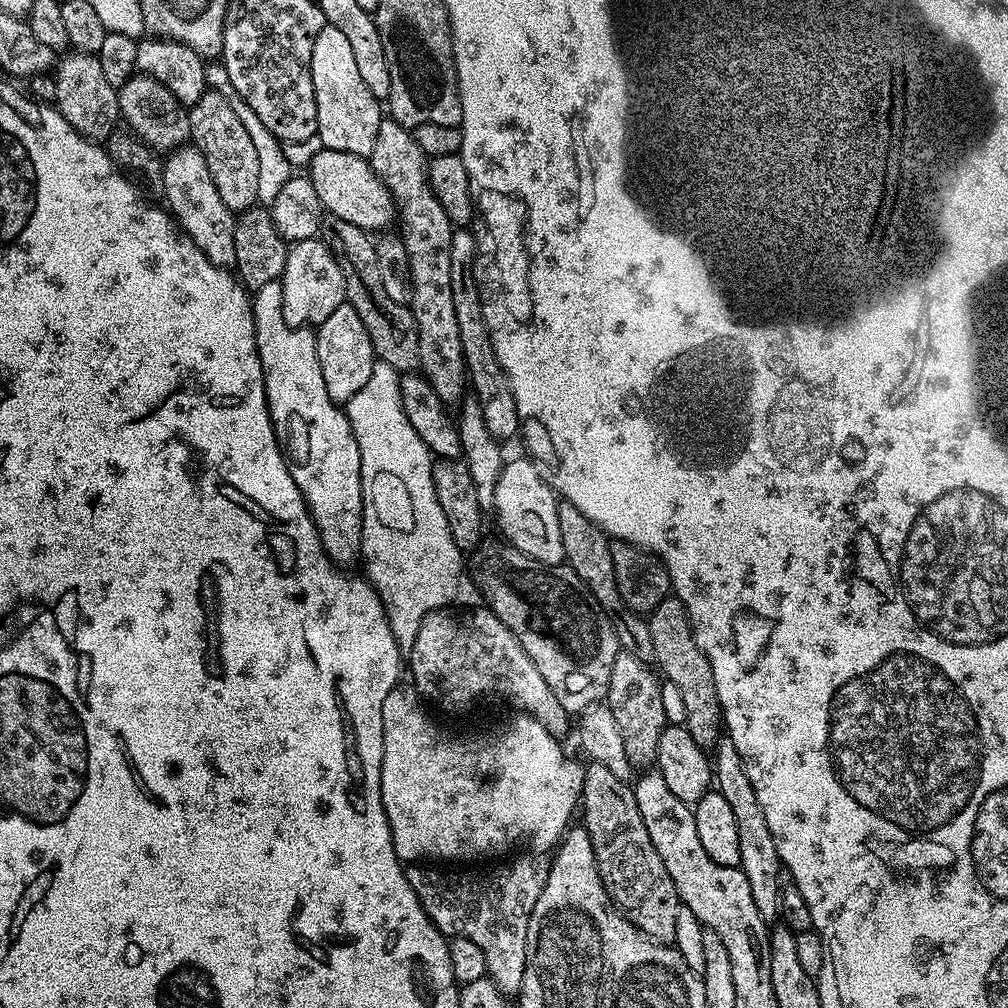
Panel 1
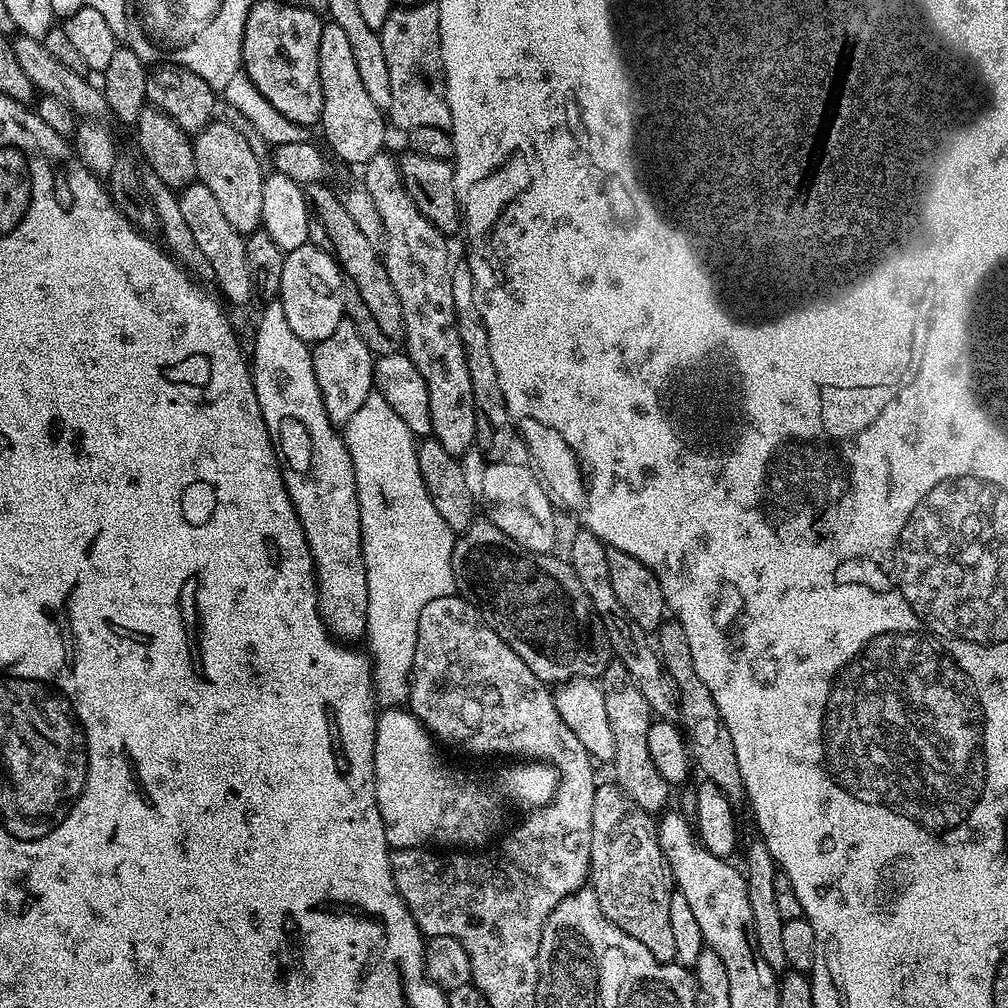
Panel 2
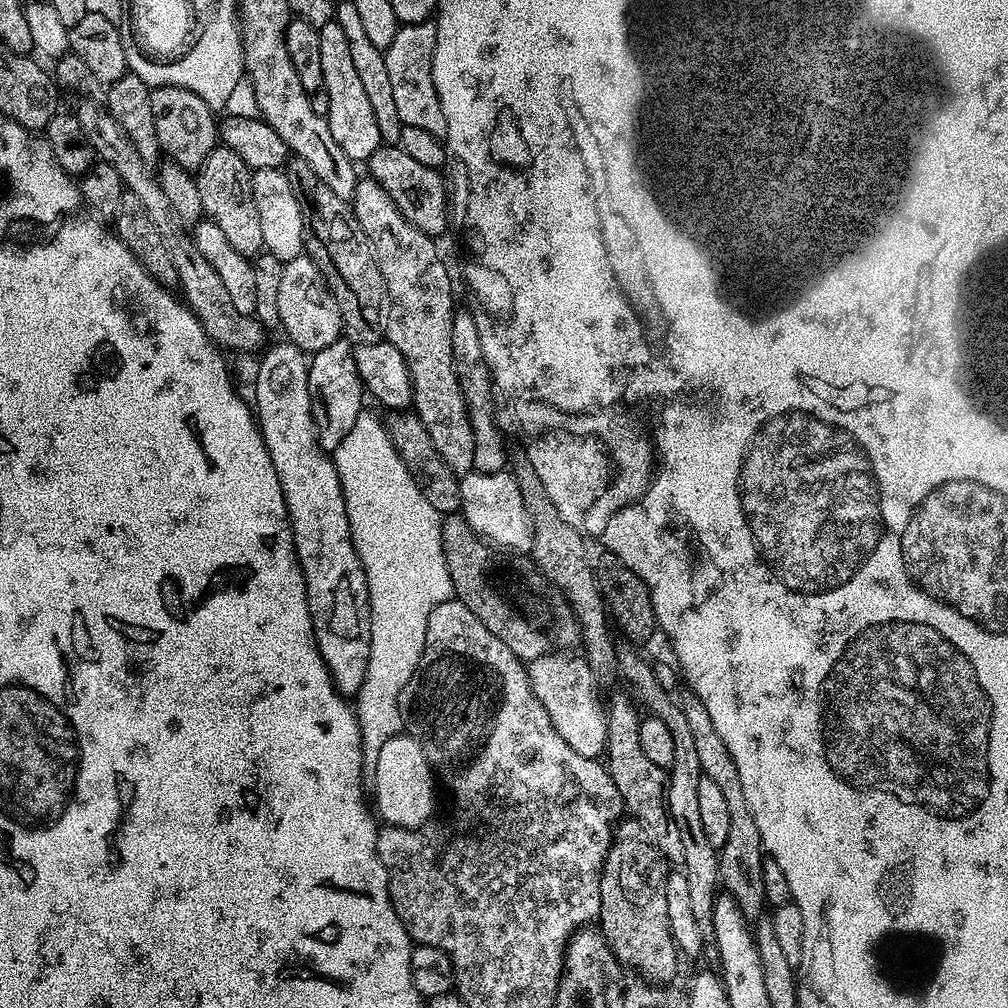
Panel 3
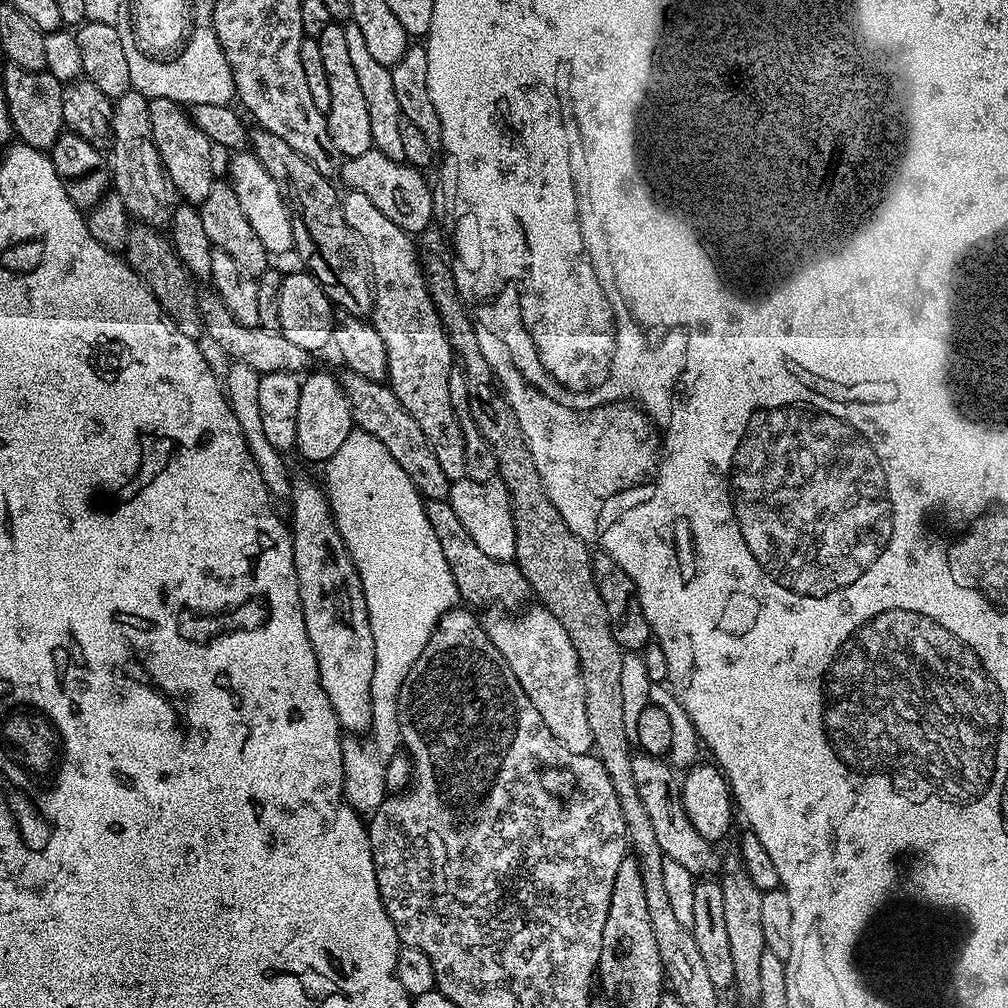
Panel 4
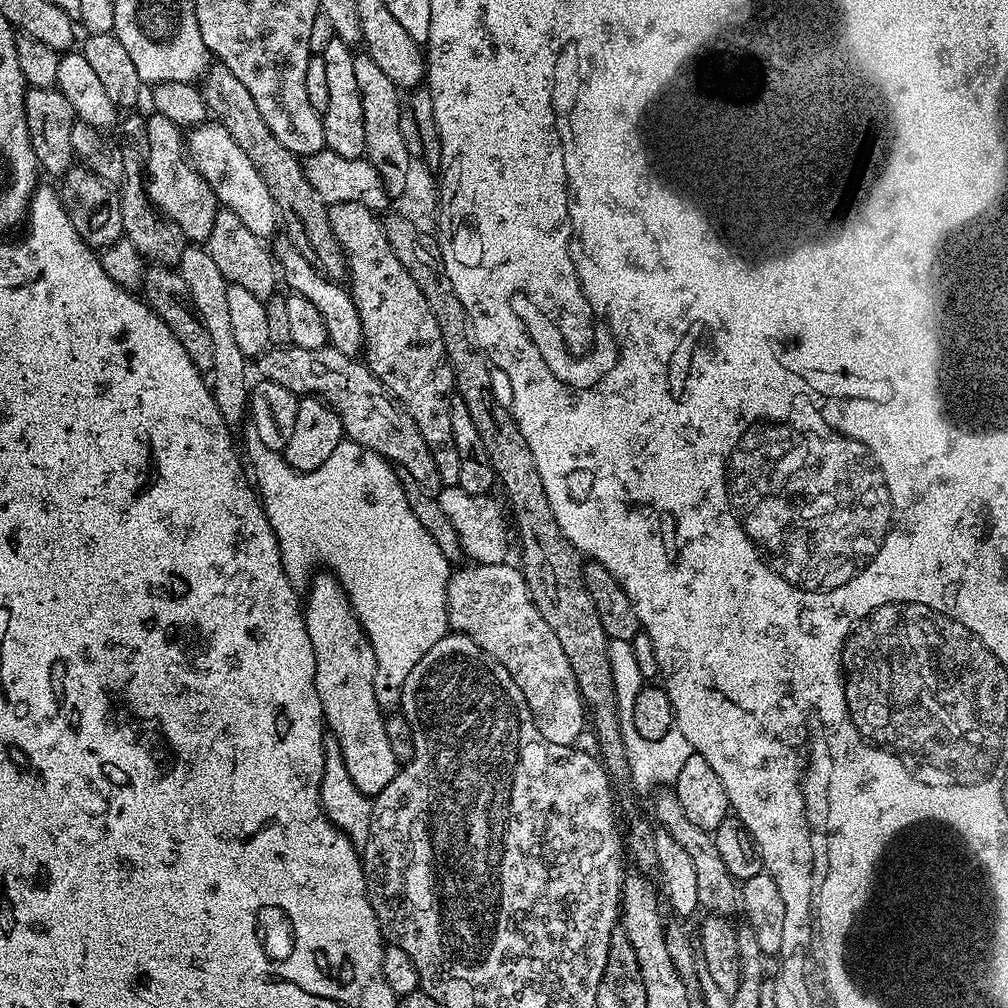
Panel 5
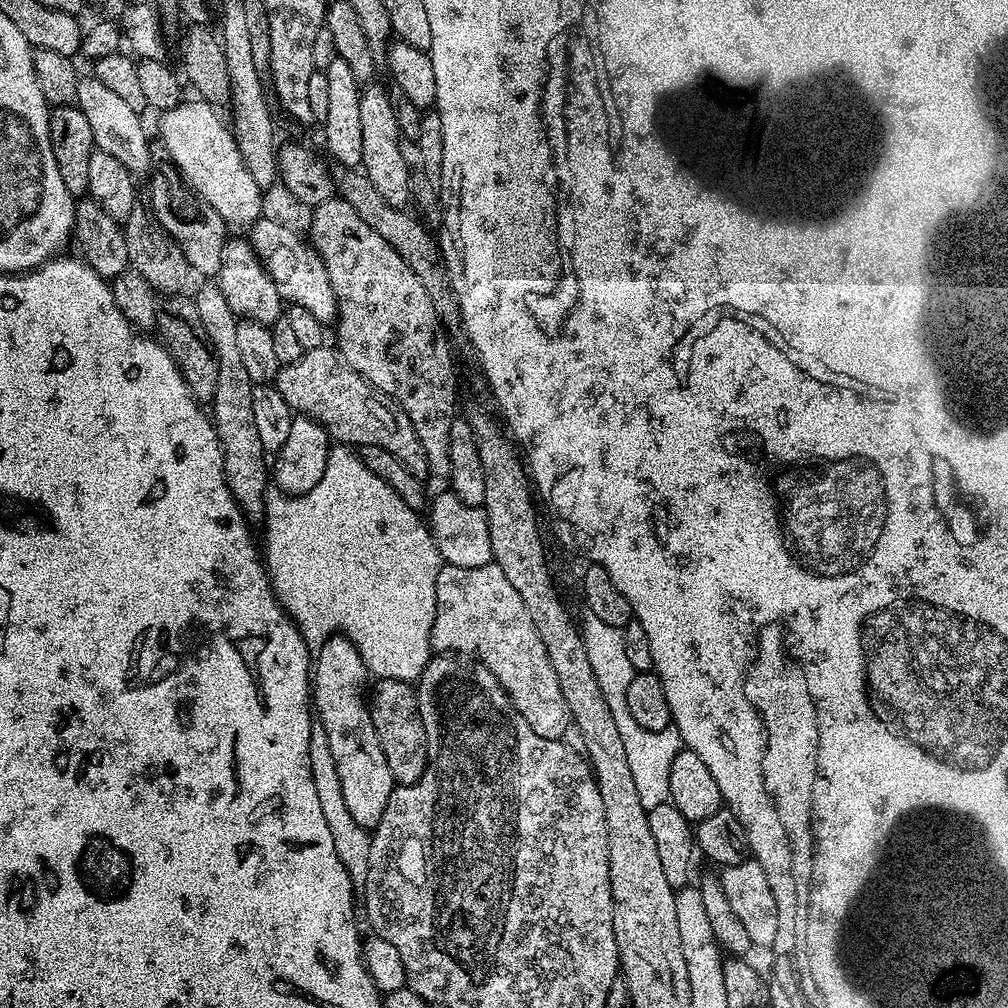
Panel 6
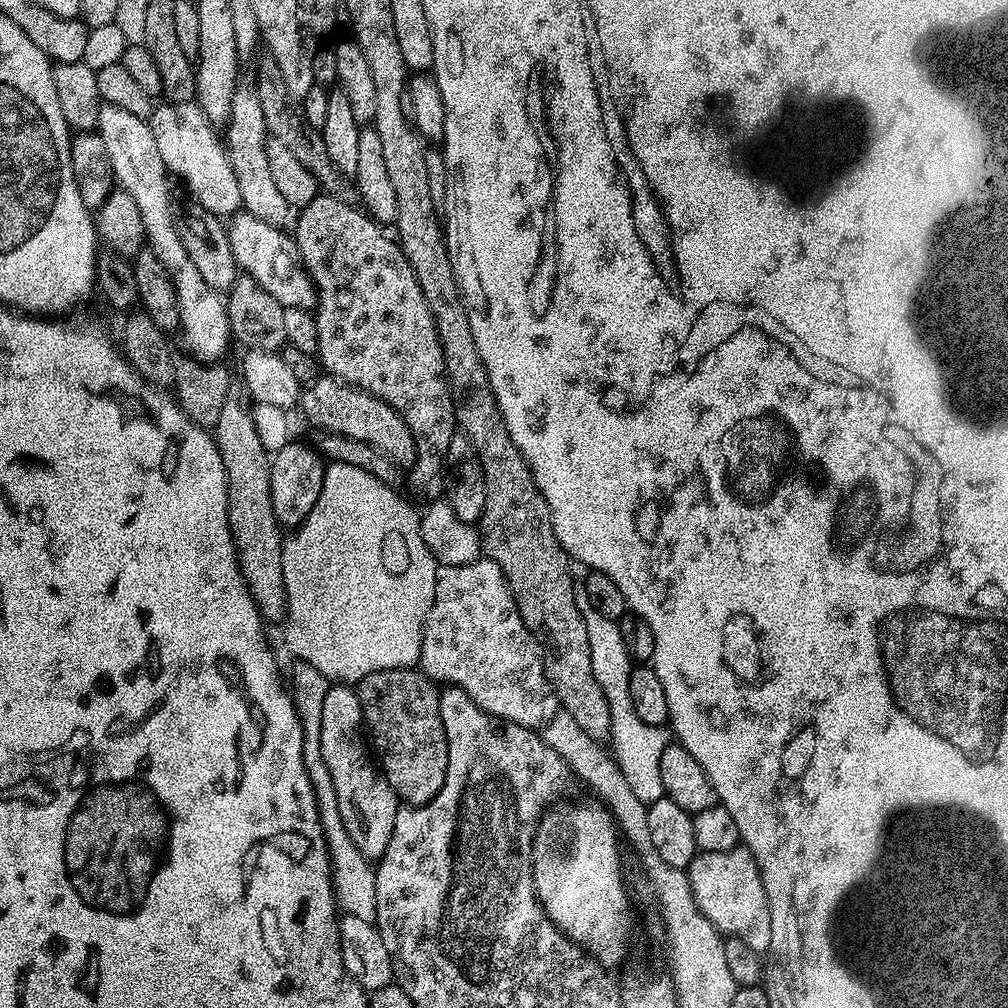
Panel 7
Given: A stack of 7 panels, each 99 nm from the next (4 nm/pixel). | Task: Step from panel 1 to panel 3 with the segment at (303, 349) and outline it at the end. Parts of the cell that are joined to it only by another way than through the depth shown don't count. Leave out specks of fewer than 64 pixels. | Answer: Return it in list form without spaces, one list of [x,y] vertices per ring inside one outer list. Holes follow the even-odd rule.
[[[291,342],[283,343],[274,345],[272,349],[269,347],[259,357],[260,369],[254,415],[258,421],[259,430],[264,436],[266,450],[274,462],[274,470],[278,474],[278,482],[282,486],[282,494],[288,507],[288,518],[292,521],[296,557],[306,582],[312,635],[316,637],[316,645],[326,662],[329,674],[332,675],[337,692],[345,698],[352,698],[362,686],[366,678],[366,666],[370,662],[368,583],[350,534],[344,487],[336,469],[335,459],[324,451],[316,437],[316,423],[312,417],[312,399],[308,389],[309,361],[298,346],[294,346]]]

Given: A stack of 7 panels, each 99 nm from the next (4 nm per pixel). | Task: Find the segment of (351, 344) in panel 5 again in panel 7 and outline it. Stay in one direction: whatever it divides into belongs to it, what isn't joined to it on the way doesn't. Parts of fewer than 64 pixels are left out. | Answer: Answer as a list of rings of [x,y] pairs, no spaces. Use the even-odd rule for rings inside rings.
[[[246,211],[235,212],[226,224],[230,238],[230,250],[234,250],[236,267],[243,275],[252,276],[266,294],[278,298],[285,308],[316,307],[316,288],[308,276],[306,266],[300,257],[295,239],[284,233],[283,227],[262,222],[262,218],[254,218],[254,214]]]

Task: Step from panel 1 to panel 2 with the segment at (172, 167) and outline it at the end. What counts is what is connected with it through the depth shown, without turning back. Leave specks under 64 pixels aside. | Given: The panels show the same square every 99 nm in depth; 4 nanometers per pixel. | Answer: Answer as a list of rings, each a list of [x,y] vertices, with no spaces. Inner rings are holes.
[[[199,182],[185,184],[179,189],[180,205],[182,215],[190,225],[190,231],[194,233],[194,242],[198,242],[198,250],[206,254],[206,258],[212,267],[212,280],[220,287],[219,295],[225,301],[229,300],[232,304],[248,304],[254,300],[254,289],[250,278],[250,266],[246,266],[246,246],[245,237],[230,222],[226,222],[218,201],[214,194],[206,190],[206,186]]]

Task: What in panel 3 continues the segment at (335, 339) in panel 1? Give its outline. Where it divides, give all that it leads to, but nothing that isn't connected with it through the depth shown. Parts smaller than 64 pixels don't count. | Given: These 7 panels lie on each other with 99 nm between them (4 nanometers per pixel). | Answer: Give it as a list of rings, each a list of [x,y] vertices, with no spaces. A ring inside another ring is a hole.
[[[341,338],[330,342],[326,350],[311,353],[308,365],[308,389],[312,399],[312,417],[316,423],[316,437],[324,451],[335,453],[336,447],[350,434],[358,414],[365,411],[366,393],[364,383],[354,362],[354,344],[351,339]]]

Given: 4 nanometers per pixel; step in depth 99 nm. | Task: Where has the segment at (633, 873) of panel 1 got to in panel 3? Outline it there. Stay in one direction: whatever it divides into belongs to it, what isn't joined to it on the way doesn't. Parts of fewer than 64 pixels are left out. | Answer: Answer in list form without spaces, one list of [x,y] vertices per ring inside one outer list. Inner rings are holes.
[[[631,818],[621,819],[600,871],[598,931],[621,964],[648,983],[665,986],[675,981],[672,979],[676,976],[678,957],[670,934],[670,918],[666,914],[668,874],[664,857],[642,831],[640,823]]]

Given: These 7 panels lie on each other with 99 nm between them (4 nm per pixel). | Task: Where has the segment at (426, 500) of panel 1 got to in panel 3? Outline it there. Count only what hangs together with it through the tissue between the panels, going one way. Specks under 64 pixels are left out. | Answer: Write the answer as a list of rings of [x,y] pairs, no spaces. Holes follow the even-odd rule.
[[[371,410],[360,412],[358,414],[358,422],[354,422],[354,427],[350,429],[350,434],[346,434],[346,438],[342,438],[342,442],[336,447],[334,459],[336,469],[340,475],[340,481],[344,487],[344,501],[346,502],[346,514],[350,522],[350,534],[352,535],[352,541],[356,547],[358,558],[364,567],[366,582],[368,583],[368,601],[370,602],[370,662],[366,666],[366,678],[354,697],[354,711],[356,720],[360,723],[360,745],[364,751],[364,766],[365,769],[370,770],[378,762],[378,750],[382,750],[383,743],[404,732],[404,723],[398,710],[398,698],[402,694],[406,682],[410,682],[410,678],[418,666],[418,658],[422,658],[422,650],[426,642],[426,622],[430,618],[430,610],[434,610],[434,606],[438,606],[442,602],[453,599],[454,593],[452,583],[450,582],[450,570],[446,570],[446,558],[442,554],[442,534],[440,533],[442,513],[434,510],[434,506],[430,506],[430,502],[426,502],[426,494],[422,494],[422,490],[414,482],[410,470],[402,462],[402,458],[398,454],[394,442],[390,438],[385,421],[383,419],[379,420]]]

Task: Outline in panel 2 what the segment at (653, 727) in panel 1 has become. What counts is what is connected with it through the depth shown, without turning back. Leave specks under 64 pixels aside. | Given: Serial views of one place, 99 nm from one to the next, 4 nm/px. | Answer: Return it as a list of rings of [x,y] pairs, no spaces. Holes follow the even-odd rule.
[[[612,662],[598,677],[602,690],[602,699],[606,702],[606,718],[610,722],[610,731],[614,733],[614,758],[610,768],[614,775],[614,783],[637,804],[643,812],[660,814],[669,807],[668,792],[670,786],[662,774],[650,762],[650,749],[646,742],[646,730],[650,730],[654,719],[646,697],[642,690],[634,686],[634,678],[630,678],[630,670],[619,662]]]

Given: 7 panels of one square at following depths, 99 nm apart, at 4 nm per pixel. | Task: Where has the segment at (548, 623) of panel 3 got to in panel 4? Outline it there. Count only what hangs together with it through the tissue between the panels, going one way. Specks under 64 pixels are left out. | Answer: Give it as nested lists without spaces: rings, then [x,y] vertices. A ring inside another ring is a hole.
[[[425,500],[424,509],[426,510],[426,518],[430,522],[430,530],[434,534],[434,538],[438,538],[438,546],[442,546],[442,555],[446,557],[446,566],[450,566],[450,574],[454,574],[454,586],[458,586],[458,594],[460,600],[465,605],[472,604],[500,604],[496,606],[505,609],[513,609],[512,606],[518,604],[523,605],[524,599],[529,599],[530,589],[526,578],[520,572],[520,568],[516,563],[510,560],[495,560],[490,558],[490,554],[485,554],[483,550],[474,542],[474,538],[470,538],[470,534],[466,534],[466,526],[462,526],[462,522],[458,522],[458,514],[454,514],[452,505],[447,500]]]

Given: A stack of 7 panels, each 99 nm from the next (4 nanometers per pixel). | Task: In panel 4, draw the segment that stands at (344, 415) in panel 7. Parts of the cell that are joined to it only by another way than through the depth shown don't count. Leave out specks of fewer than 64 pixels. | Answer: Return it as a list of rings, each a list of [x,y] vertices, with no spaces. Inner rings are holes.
[[[204,294],[200,296],[200,313],[204,323],[204,336],[207,339],[212,339],[229,356],[227,358],[229,361],[241,364],[242,366],[250,366],[250,370],[261,374],[266,372],[300,374],[309,367],[307,364],[308,360],[310,360],[310,353],[302,350],[302,346],[294,346],[294,342],[290,342],[290,338],[286,338],[279,331],[271,332],[259,326],[254,328],[242,326],[230,314],[230,310],[226,310],[220,295],[211,295],[206,296]],[[345,371],[342,376],[344,393],[352,407],[352,419],[355,427],[366,434],[374,434],[386,450],[390,450],[390,458],[406,470],[410,482],[420,491],[425,500],[447,500],[449,480],[442,466],[438,466],[438,458],[434,458],[434,450],[430,450],[430,442],[426,442],[426,434],[422,434],[418,422],[410,418],[410,414],[398,402],[387,383],[370,378],[362,378],[358,374]]]

